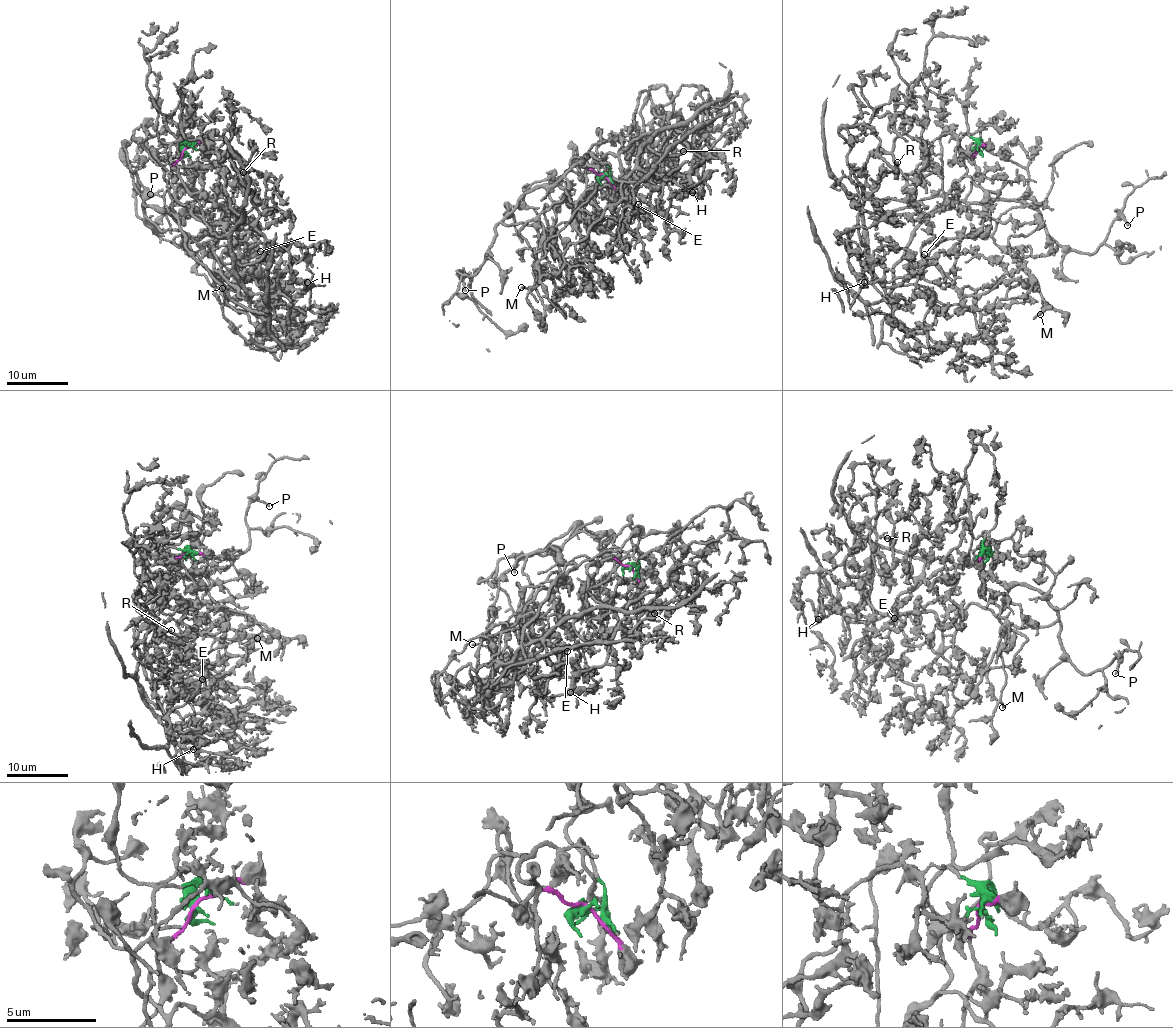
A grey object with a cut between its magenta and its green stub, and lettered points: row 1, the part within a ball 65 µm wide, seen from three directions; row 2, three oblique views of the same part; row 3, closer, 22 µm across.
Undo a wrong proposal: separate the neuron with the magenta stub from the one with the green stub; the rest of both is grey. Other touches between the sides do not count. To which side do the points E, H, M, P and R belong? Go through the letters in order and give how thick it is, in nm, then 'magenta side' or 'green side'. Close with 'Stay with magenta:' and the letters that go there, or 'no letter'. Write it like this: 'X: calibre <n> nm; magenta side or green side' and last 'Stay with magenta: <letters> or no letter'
E: calibre 130 nm; green side
H: calibre 180 nm; green side
M: calibre 130 nm; magenta side
P: calibre 170 nm; magenta side
R: calibre 110 nm; green side
Stay with magenta: M, P

